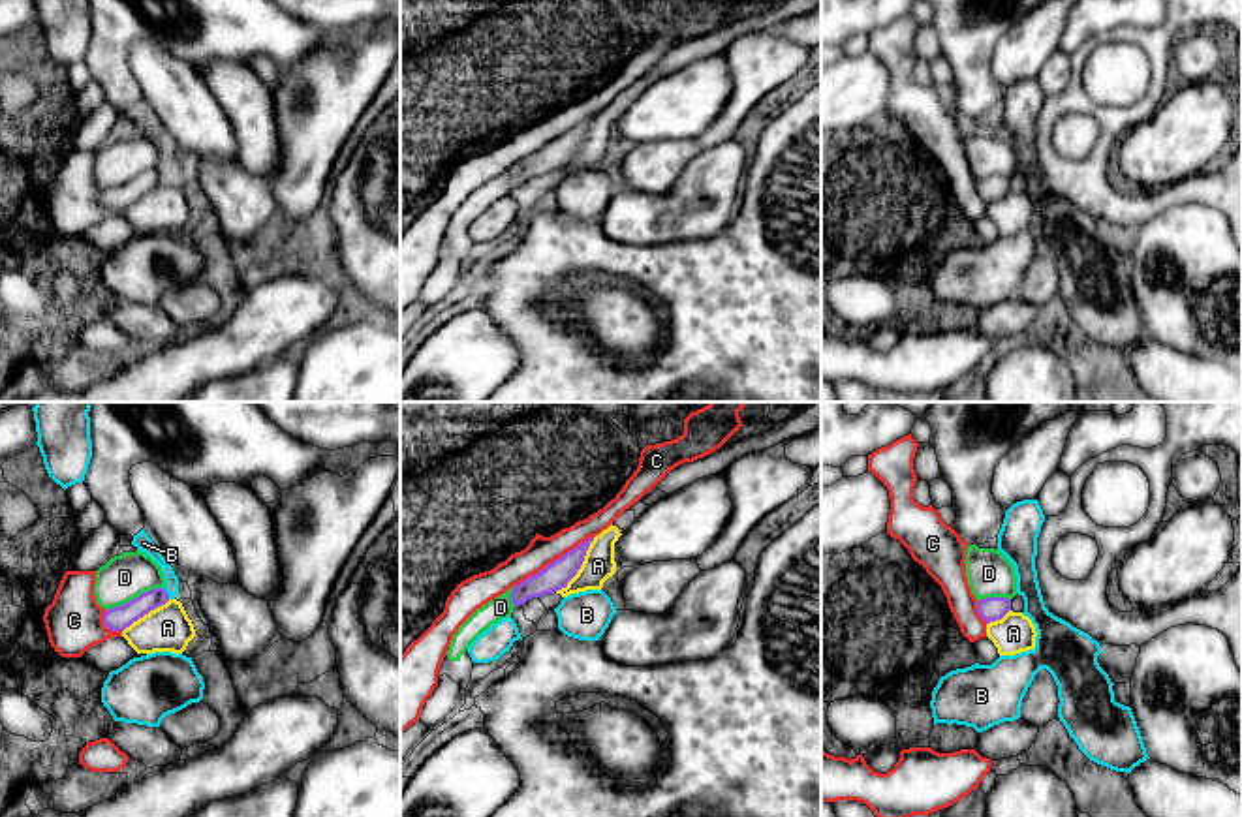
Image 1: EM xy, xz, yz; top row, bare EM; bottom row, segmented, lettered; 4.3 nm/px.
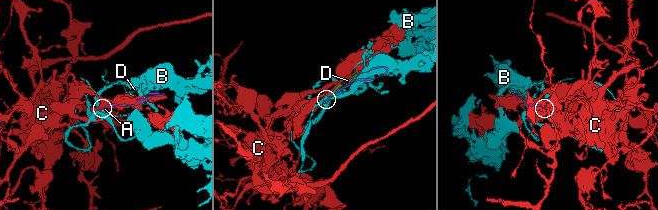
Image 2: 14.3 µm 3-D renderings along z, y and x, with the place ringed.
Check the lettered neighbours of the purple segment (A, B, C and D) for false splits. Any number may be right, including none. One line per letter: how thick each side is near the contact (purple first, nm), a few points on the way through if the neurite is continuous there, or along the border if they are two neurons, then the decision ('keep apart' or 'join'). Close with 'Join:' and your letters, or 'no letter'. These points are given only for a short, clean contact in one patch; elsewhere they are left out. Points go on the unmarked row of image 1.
A: 120 nm thick on the purple side, 140 nm on the other; keep apart
B: 110 nm thick on the purple side, 70 nm on the other; keep apart
C: 120 nm thick on the purple side, 130 nm on the other; keep apart
D: 110 nm thick on the purple side, 200 nm on the other; keep apart
Join: no letter

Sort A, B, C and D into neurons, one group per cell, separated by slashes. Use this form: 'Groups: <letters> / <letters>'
Groups: A / B / C / D

